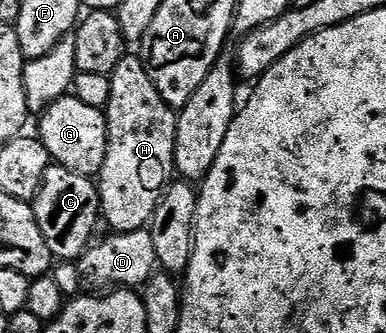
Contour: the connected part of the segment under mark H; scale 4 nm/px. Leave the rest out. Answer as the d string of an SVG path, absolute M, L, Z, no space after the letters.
M125 54L122 61L110 76L110 101L106 108L108 117L108 148L106 161L98 176L100 189L100 213L103 222L117 231L142 231L152 222L152 214L158 205L161 194L174 175L174 145L176 144L177 112L166 101L162 101L162 93L154 89L154 81L150 81L150 73L144 68L143 59L135 54Z

